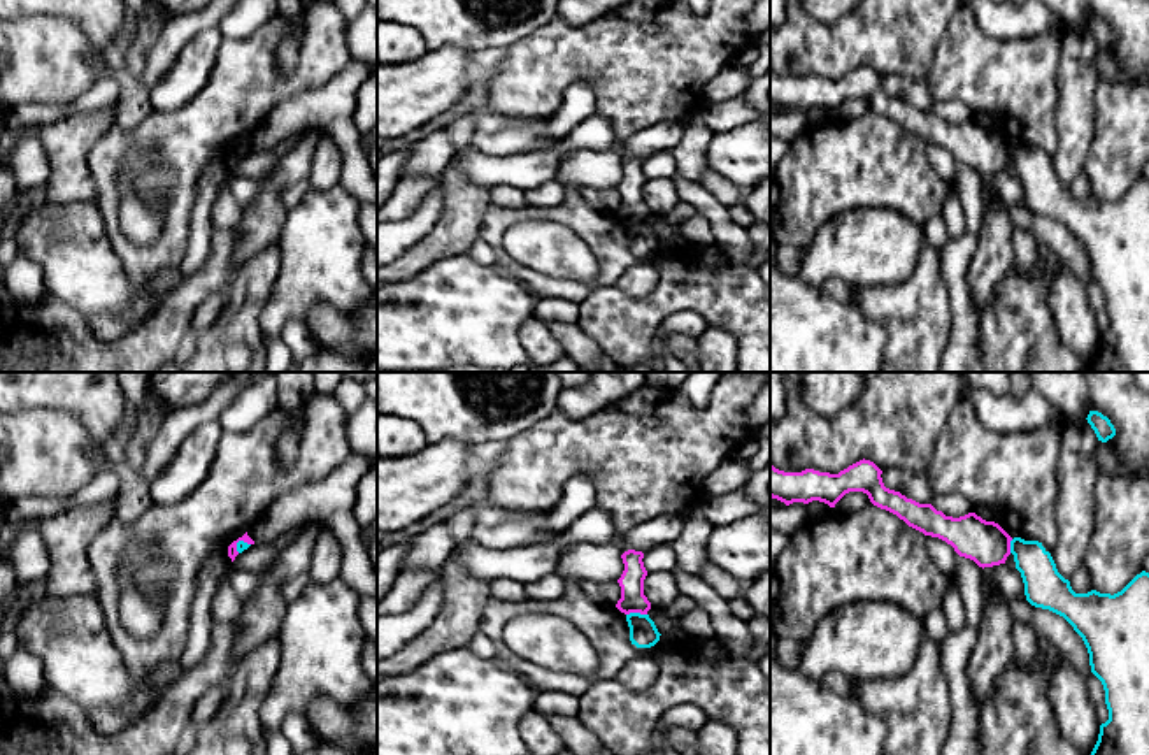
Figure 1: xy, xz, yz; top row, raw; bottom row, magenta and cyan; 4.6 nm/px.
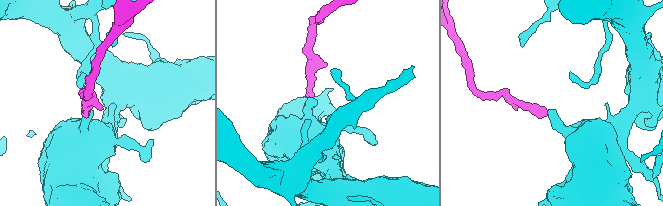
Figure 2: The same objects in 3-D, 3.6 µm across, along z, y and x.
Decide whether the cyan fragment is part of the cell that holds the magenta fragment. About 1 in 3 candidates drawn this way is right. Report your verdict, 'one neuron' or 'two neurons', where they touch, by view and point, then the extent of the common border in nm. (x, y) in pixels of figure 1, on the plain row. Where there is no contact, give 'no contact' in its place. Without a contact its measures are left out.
two neurons; contact xz (635, 218); length 100 nm

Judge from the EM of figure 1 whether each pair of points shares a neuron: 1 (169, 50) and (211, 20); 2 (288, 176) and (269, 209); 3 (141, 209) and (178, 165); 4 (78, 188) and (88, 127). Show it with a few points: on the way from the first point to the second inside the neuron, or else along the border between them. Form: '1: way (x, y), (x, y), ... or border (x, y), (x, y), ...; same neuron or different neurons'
1: way (178, 39), (200, 20); same neuron
2: way (279, 185), (269, 201); same neuron
3: way (146, 199), (167, 176); same neuron
4: way (76, 172), (76, 143); same neuron

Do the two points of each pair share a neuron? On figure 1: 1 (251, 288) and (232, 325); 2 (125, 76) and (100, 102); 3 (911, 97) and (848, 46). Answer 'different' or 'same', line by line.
1: same
2: different
3: different

